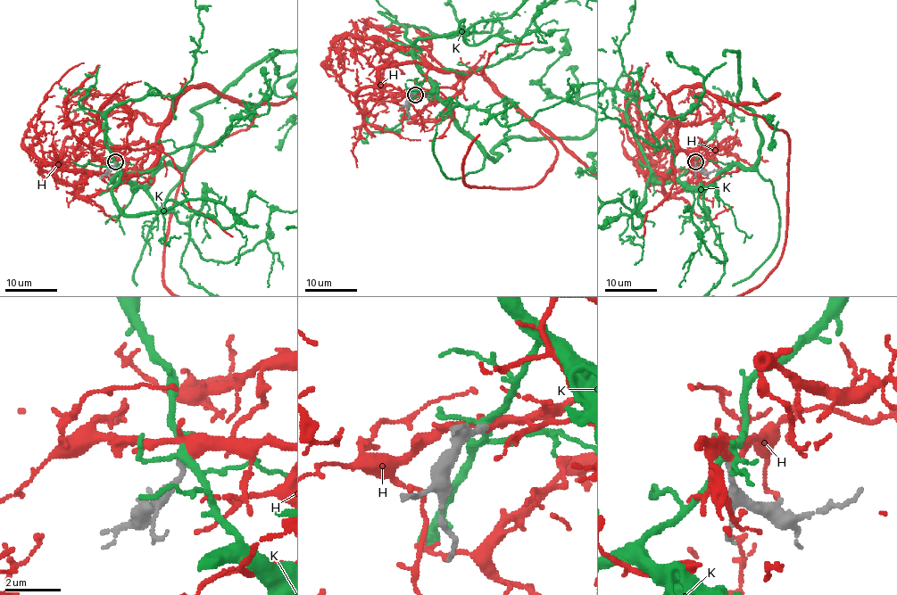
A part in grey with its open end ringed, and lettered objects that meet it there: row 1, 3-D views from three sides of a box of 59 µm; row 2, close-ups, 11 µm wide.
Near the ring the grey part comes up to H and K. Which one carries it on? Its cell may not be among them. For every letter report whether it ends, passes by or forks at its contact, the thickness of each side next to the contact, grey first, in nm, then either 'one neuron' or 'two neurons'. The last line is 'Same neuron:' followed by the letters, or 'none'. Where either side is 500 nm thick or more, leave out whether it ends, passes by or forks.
H: it forks there; 240 nm thick on the grey side, 260 nm on the other; one neuron
K: it forks there; 240 nm thick on the grey side, 240 nm on the other; two neurons
Same neuron: H

